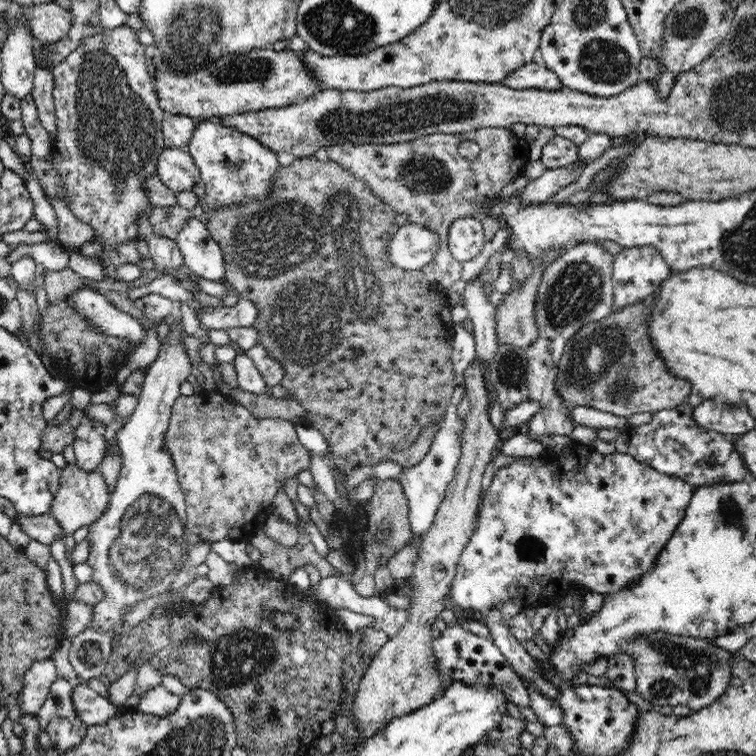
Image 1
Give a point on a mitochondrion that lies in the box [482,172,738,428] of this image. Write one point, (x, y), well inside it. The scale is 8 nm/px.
(600, 356)

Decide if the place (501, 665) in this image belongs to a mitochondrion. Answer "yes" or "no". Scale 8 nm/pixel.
no

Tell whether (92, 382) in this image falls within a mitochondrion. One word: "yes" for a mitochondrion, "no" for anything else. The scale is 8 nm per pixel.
no

